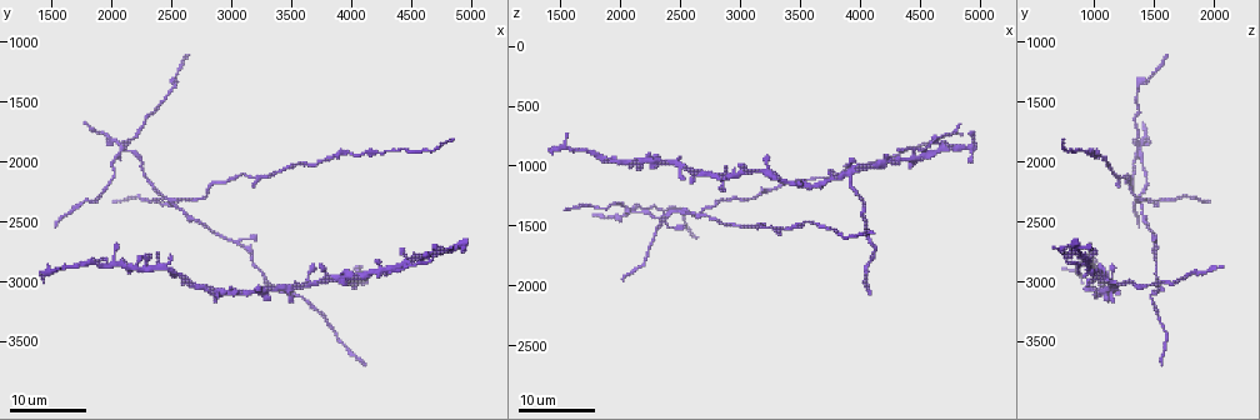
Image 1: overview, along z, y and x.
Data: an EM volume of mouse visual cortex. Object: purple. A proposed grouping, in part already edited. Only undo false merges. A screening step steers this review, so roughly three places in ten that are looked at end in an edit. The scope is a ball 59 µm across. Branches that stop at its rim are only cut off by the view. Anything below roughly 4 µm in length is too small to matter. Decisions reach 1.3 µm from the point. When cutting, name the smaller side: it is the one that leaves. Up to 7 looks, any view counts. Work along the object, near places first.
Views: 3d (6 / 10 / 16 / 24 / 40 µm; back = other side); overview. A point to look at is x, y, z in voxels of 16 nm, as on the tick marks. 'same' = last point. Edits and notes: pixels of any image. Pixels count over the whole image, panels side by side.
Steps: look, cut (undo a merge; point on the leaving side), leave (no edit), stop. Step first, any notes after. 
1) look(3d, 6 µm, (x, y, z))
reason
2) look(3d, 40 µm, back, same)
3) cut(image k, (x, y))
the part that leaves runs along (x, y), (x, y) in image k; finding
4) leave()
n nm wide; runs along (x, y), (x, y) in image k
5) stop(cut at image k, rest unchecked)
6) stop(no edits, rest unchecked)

look(3d, 24 µm, (2400, 2280, 1400))

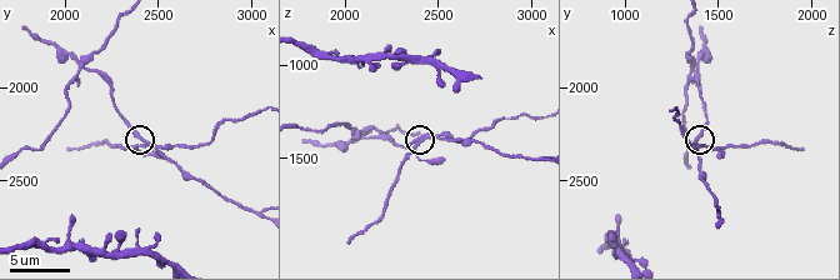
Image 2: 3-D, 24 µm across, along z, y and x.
look(3d, 6 µm, (2440, 2280, 1380))
zoom in

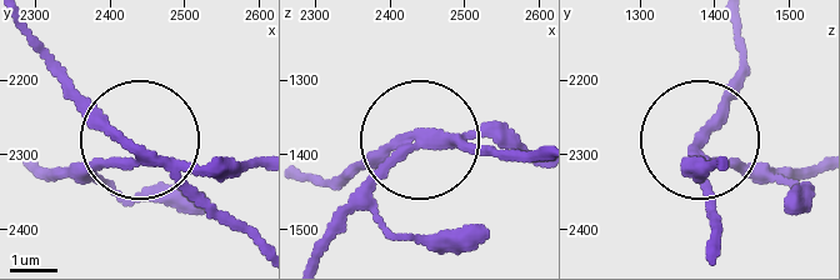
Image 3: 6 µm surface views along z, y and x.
cut(image 3, (233, 169))
side arm 12 µm; 3 arms; two neurons meet here

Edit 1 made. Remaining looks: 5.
look(overview)

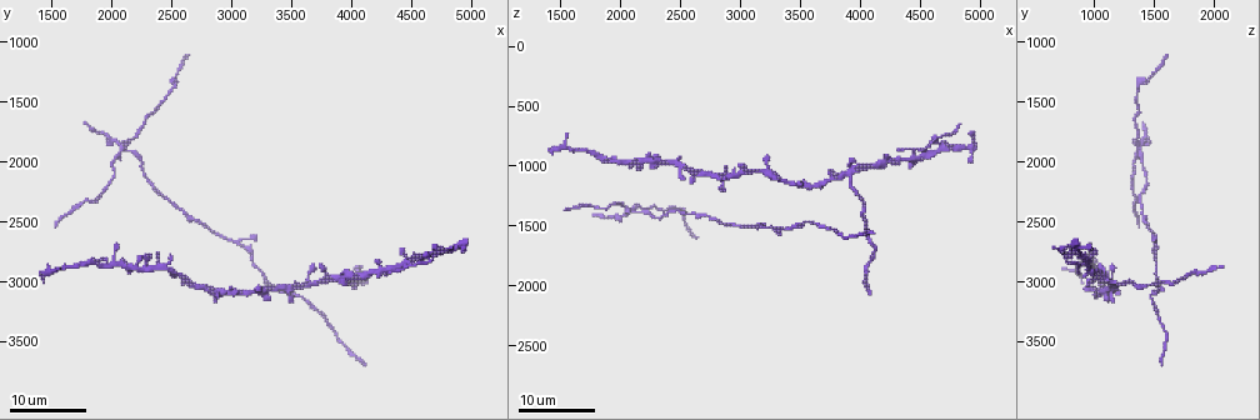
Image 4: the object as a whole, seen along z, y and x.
look(3d, 24 µm, (3020, 2660, 1520))
three-way junction

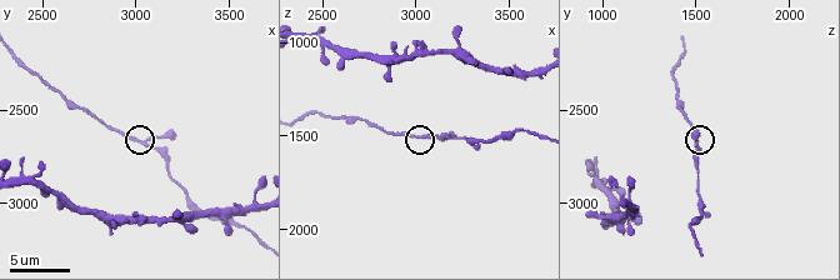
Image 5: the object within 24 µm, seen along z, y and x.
look(3d, 6 µm, (3020, 2680, 1500))
closer look

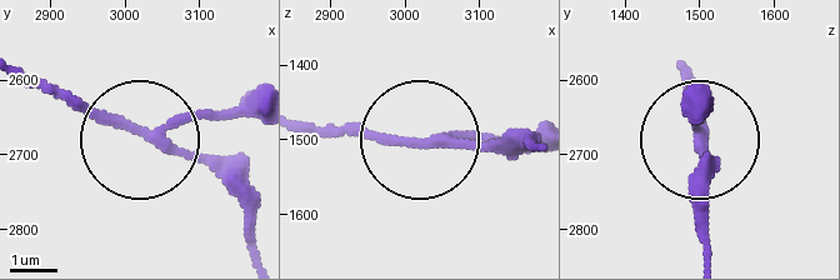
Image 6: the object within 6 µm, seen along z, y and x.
look(3d, 6 µm, back, (3035, 2680, 1505))

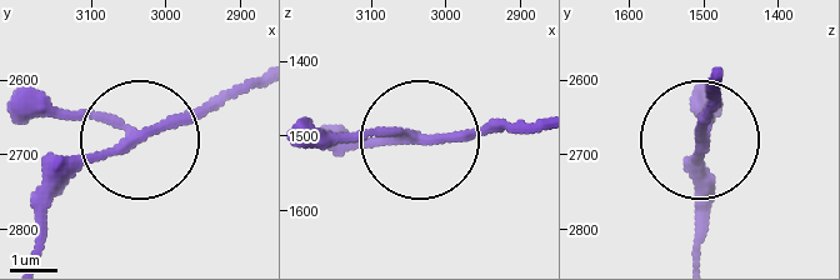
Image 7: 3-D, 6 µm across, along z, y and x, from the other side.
leave()
170 nm wide; runs along (141, 129), (201, 116), (245, 80) in image 7; continuous, no second neuron

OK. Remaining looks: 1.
look(3d, 10 µm, (3360, 3060, 1540))
two arms in line, one across

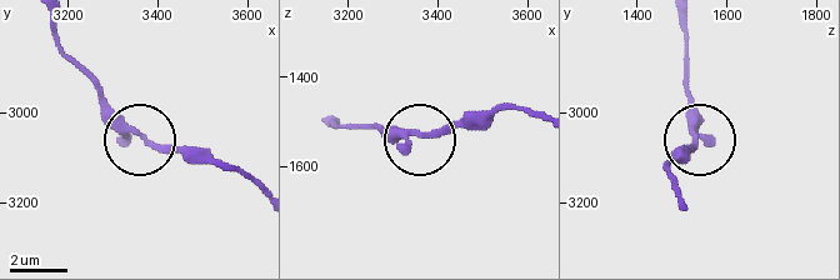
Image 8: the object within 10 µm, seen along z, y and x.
leave()
runs along (328, 120), (339, 128), (423, 133), (485, 128) in image 8; continuous, no second neuron

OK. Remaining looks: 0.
stop(cut at image 3, rest unchecked)

